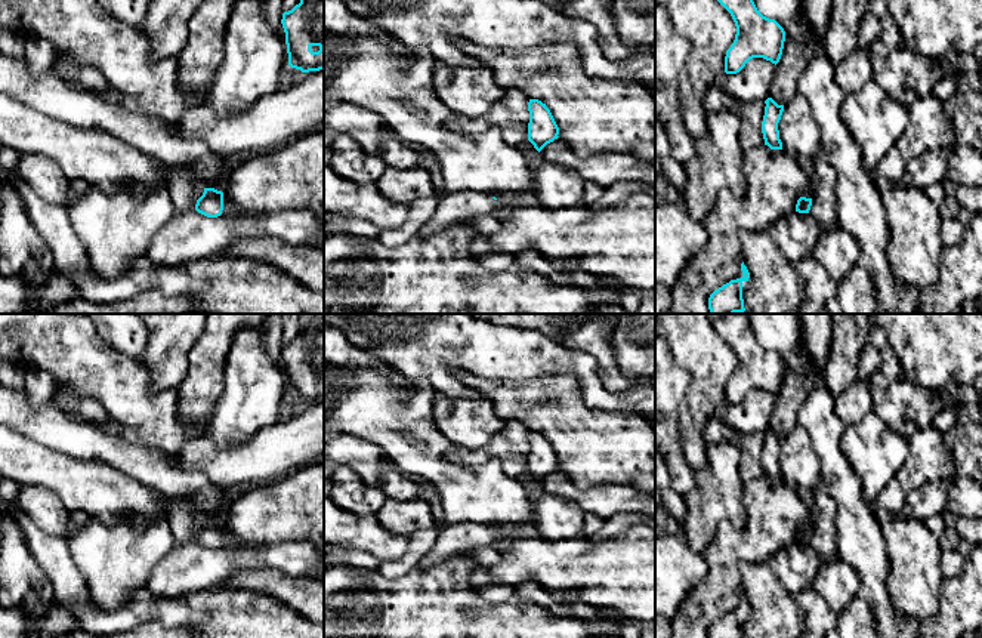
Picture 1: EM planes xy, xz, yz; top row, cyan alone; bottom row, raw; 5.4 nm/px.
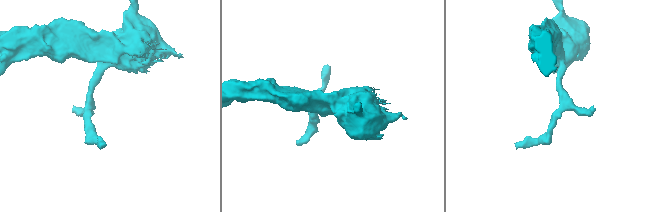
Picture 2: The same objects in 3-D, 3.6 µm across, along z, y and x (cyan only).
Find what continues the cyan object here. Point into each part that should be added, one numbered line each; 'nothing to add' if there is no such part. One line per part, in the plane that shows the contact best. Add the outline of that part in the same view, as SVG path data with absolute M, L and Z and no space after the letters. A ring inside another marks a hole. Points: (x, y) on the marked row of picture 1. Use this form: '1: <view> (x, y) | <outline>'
nothing to add

